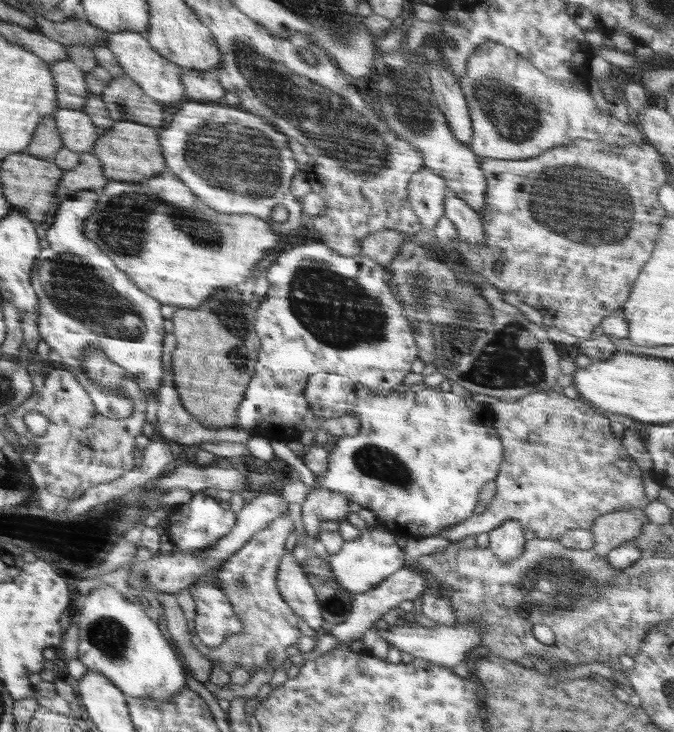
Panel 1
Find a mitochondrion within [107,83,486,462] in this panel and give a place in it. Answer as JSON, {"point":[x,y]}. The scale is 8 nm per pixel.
{"point":[338,311]}

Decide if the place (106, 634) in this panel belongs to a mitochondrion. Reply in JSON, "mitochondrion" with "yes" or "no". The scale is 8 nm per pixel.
{"mitochondrion":"yes"}

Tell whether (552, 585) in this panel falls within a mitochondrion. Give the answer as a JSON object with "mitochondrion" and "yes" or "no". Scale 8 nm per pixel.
{"mitochondrion":"yes"}

